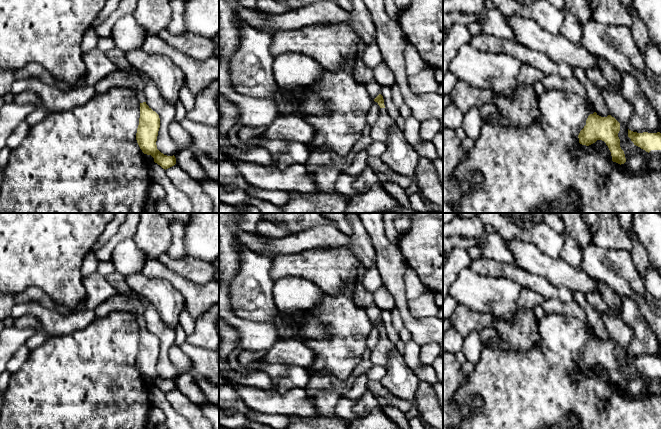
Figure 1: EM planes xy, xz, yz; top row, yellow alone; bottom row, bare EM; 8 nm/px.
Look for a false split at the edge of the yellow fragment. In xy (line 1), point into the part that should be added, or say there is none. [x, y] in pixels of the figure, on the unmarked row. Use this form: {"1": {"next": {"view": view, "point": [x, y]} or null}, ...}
{"1": {"next": {"view": "xy", "point": [140, 318]}}}

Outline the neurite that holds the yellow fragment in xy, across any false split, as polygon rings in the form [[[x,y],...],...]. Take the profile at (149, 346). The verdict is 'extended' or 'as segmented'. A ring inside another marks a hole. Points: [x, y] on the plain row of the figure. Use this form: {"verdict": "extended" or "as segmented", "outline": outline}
{"verdict": "extended", "outline": [[[144,315],[136,316],[140,325],[140,342],[136,357],[137,367],[144,378],[151,379],[154,386],[163,393],[168,393],[176,388],[175,380],[167,380],[157,373],[156,365],[160,352],[159,339],[147,328]]]}

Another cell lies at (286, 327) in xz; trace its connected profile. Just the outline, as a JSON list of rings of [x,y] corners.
[[[279,311],[273,323],[280,339],[295,339],[303,343],[307,341],[307,338],[301,335],[302,331],[291,314]]]

